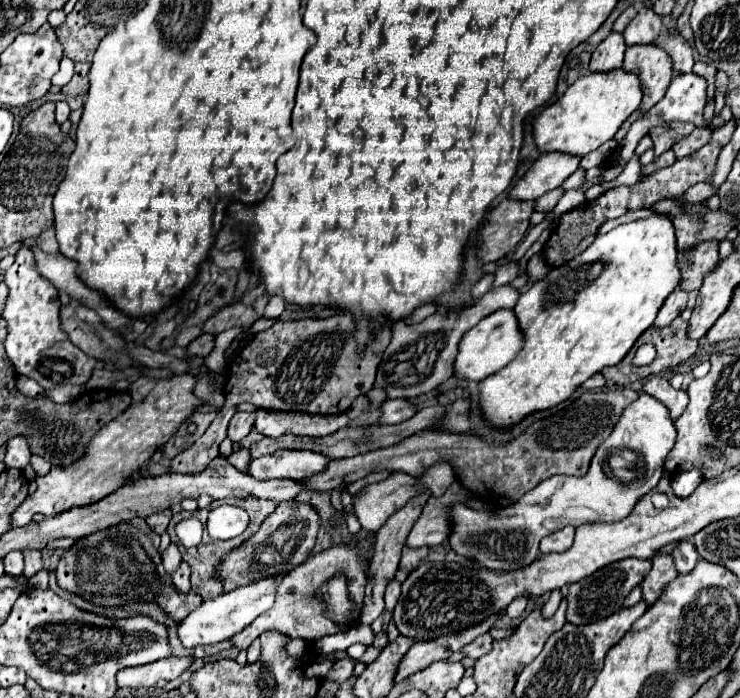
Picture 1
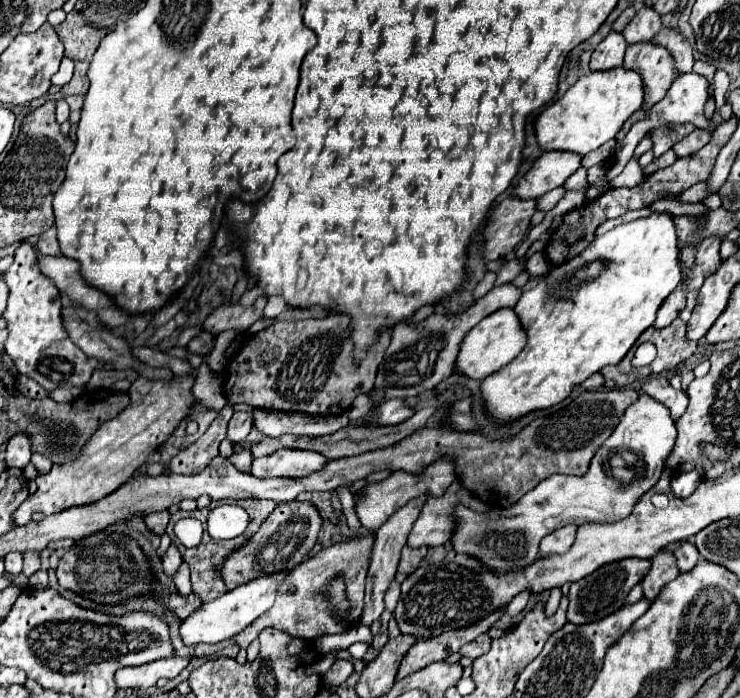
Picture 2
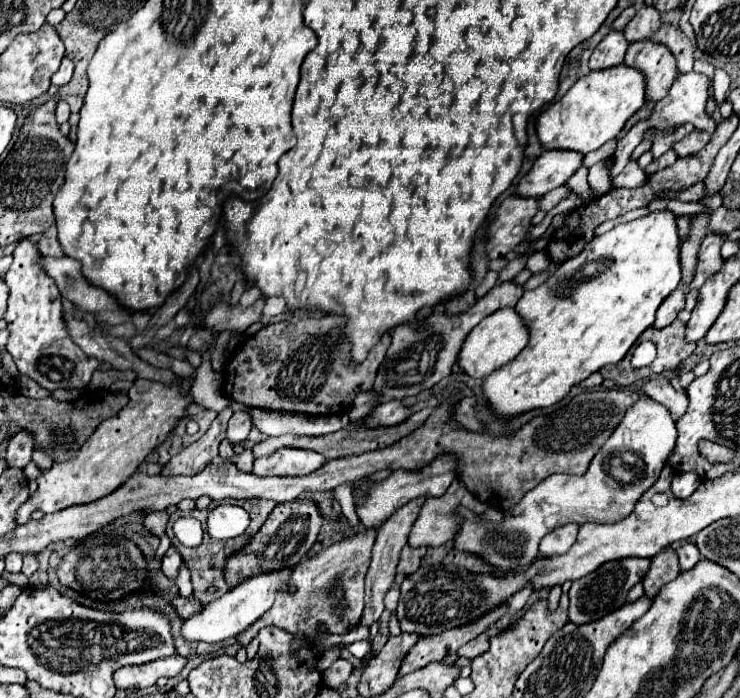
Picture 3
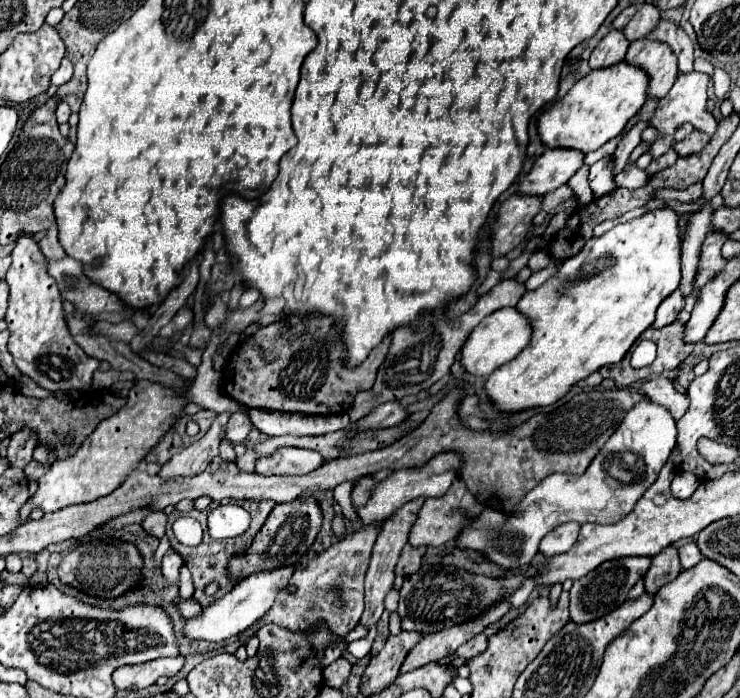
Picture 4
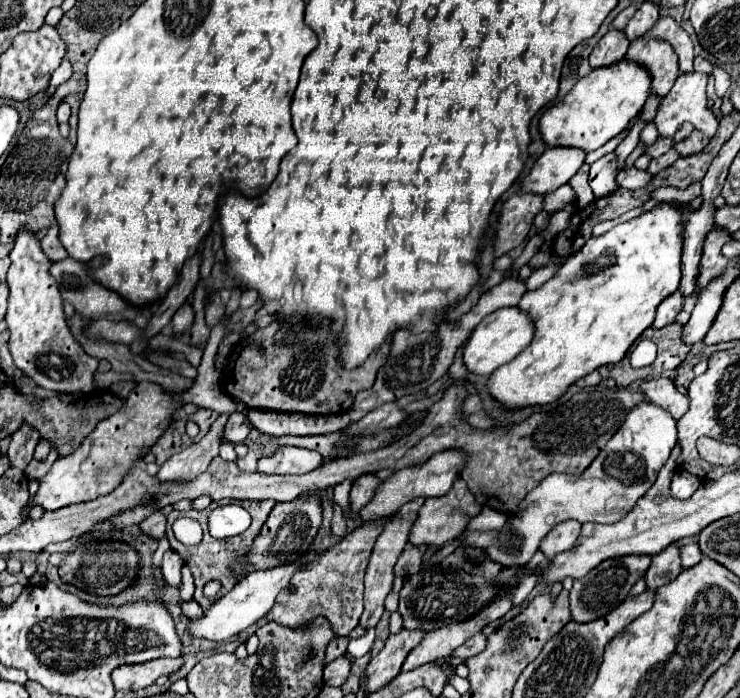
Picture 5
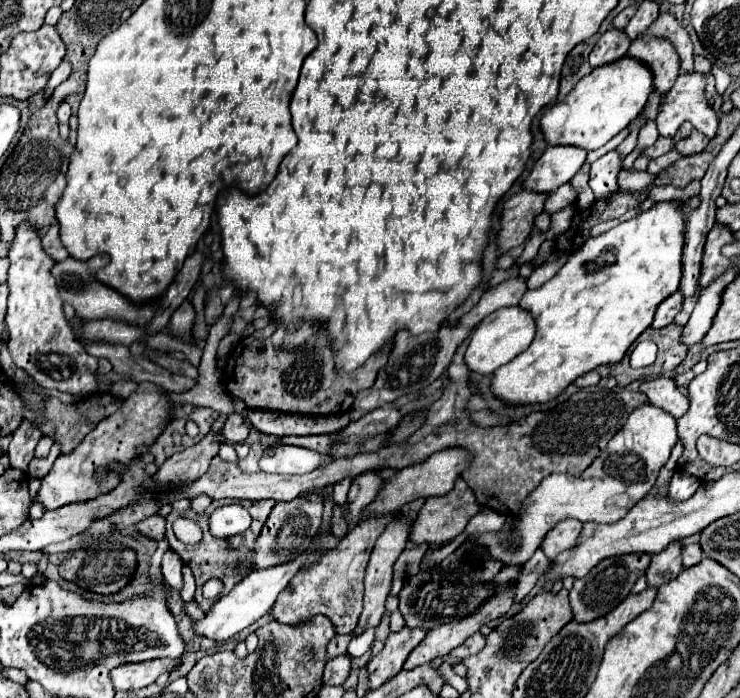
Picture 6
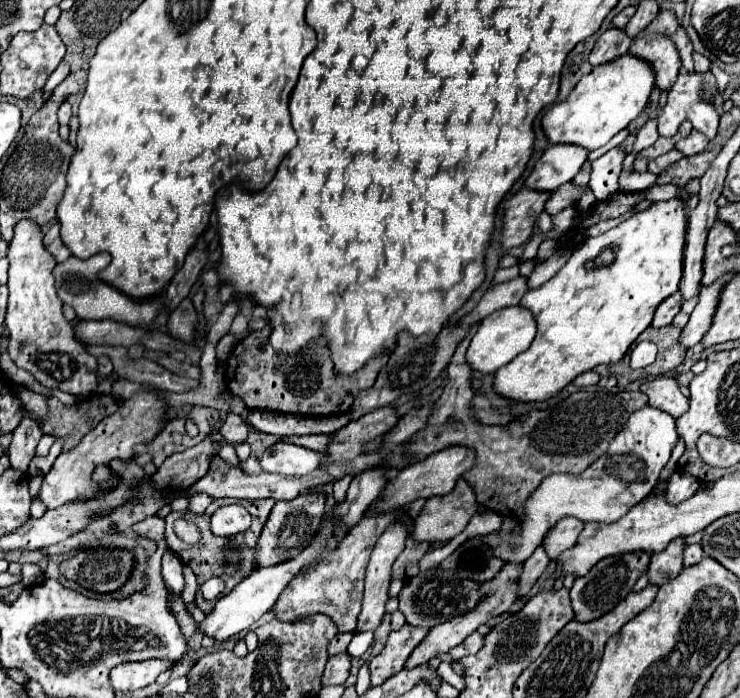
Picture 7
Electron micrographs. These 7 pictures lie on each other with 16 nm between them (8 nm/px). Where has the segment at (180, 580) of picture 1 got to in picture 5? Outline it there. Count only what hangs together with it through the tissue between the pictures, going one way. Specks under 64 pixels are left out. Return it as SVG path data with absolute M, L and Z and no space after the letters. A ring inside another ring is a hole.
M184 566L182 568L182 586L180 586L180 596L182 596L182 600L192 600L194 598L194 590L196 590L196 586L194 586L194 576L192 576L192 572L190 572L190 568L188 566Z

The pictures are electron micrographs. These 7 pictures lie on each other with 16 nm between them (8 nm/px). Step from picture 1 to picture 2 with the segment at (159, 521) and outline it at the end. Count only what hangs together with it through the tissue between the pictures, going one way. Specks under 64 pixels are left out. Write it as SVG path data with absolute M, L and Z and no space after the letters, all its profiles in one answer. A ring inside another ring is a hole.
M164 510L164 512L154 512L154 514L148 514L148 516L144 518L146 528L148 528L150 532L158 534L158 536L162 536L162 534L164 534L168 520L170 520L170 514L168 514L166 510Z

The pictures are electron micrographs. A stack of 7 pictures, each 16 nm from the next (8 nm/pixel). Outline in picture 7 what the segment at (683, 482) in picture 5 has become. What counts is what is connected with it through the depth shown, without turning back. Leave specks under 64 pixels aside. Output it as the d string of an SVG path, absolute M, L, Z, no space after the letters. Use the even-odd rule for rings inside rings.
M676 470L670 476L670 482L668 482L668 490L664 494L664 500L668 500L670 504L680 504L680 502L688 500L690 496L694 496L698 488L700 488L700 482L692 474Z

